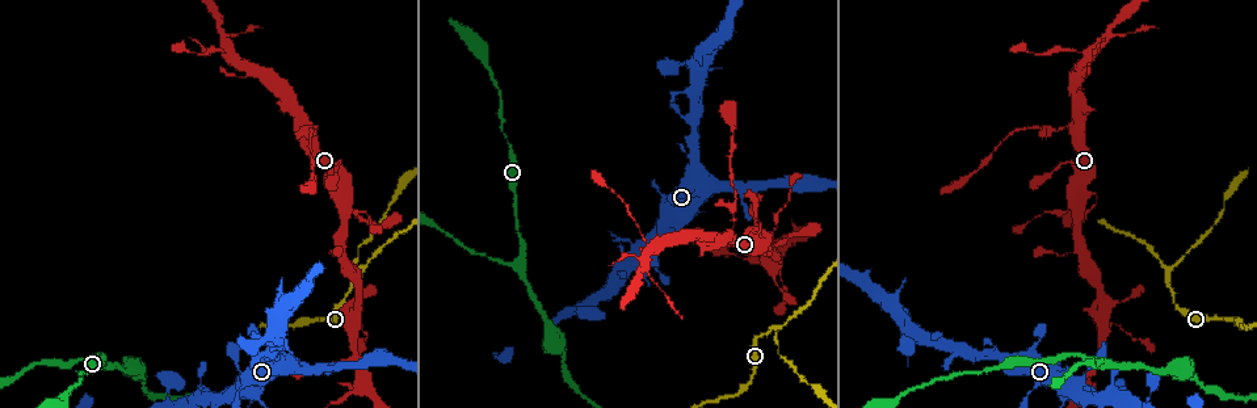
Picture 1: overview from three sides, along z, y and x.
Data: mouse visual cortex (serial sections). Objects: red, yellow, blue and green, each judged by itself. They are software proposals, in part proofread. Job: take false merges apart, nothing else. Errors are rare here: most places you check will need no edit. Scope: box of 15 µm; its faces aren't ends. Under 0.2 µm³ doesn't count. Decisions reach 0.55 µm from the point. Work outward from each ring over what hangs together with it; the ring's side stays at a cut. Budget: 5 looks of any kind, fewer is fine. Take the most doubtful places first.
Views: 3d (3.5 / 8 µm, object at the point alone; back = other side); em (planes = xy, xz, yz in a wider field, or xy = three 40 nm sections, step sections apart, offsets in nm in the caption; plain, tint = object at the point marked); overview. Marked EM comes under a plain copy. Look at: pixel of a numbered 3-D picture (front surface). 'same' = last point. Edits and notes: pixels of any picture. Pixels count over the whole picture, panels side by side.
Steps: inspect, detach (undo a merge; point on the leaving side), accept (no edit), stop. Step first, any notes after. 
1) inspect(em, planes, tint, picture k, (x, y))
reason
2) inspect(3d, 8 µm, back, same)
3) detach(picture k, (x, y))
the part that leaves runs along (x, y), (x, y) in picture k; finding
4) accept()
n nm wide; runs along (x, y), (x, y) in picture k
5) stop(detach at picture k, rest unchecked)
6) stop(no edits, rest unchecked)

inspect(3d, 3.5 µm, picture 1, (1167, 275))
arms part here

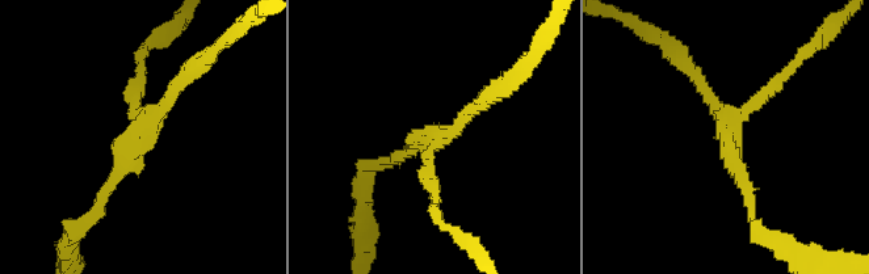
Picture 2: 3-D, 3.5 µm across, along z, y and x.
inspect(em, xy, step 1, tint, picture 2, (139, 132))

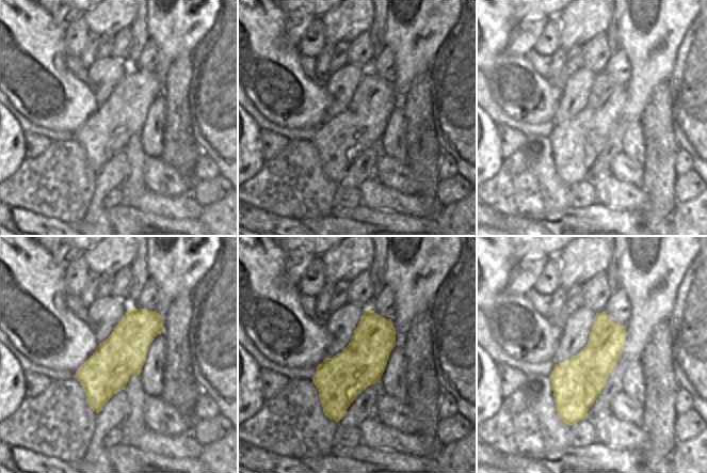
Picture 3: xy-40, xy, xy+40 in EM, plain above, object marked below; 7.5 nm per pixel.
accept()
arms of 150, 200, 200 nm; runs along (99, 206), (138, 140), (138, 68) in picture 2; continuous, no second cell

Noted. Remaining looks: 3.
inspect(em, planes, tint, picture 1, (732, 214))
narrows sharply

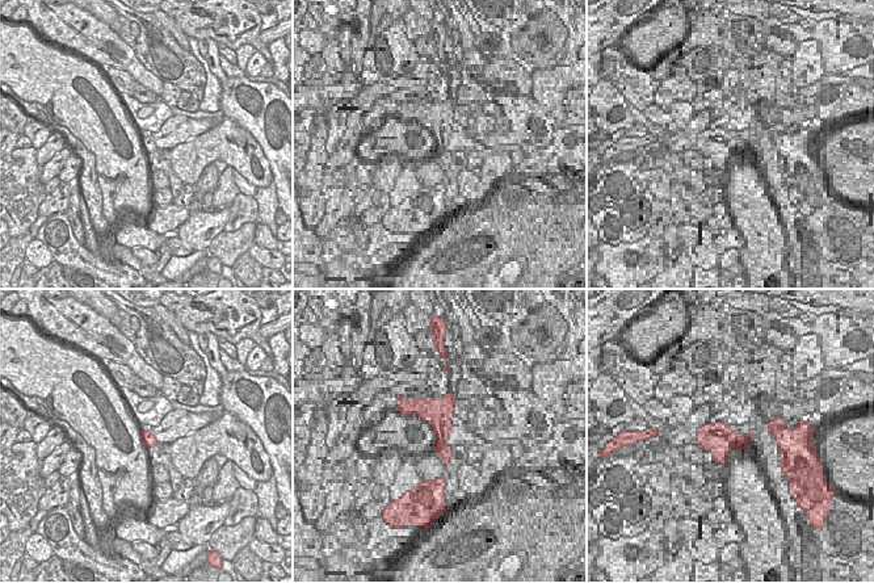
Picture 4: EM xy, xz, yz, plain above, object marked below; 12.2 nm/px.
inspect(3d, 3.5 µm, same)

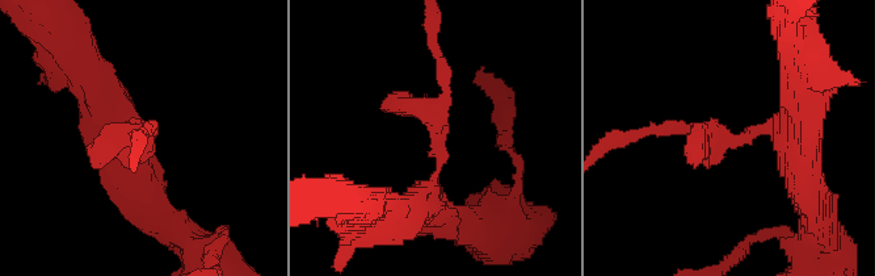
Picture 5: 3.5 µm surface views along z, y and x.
accept()
runs along (413, 206), (441, 162), (437, 58) in picture 5; one cell here

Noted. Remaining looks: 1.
stop(no edits, rest unchecked)

